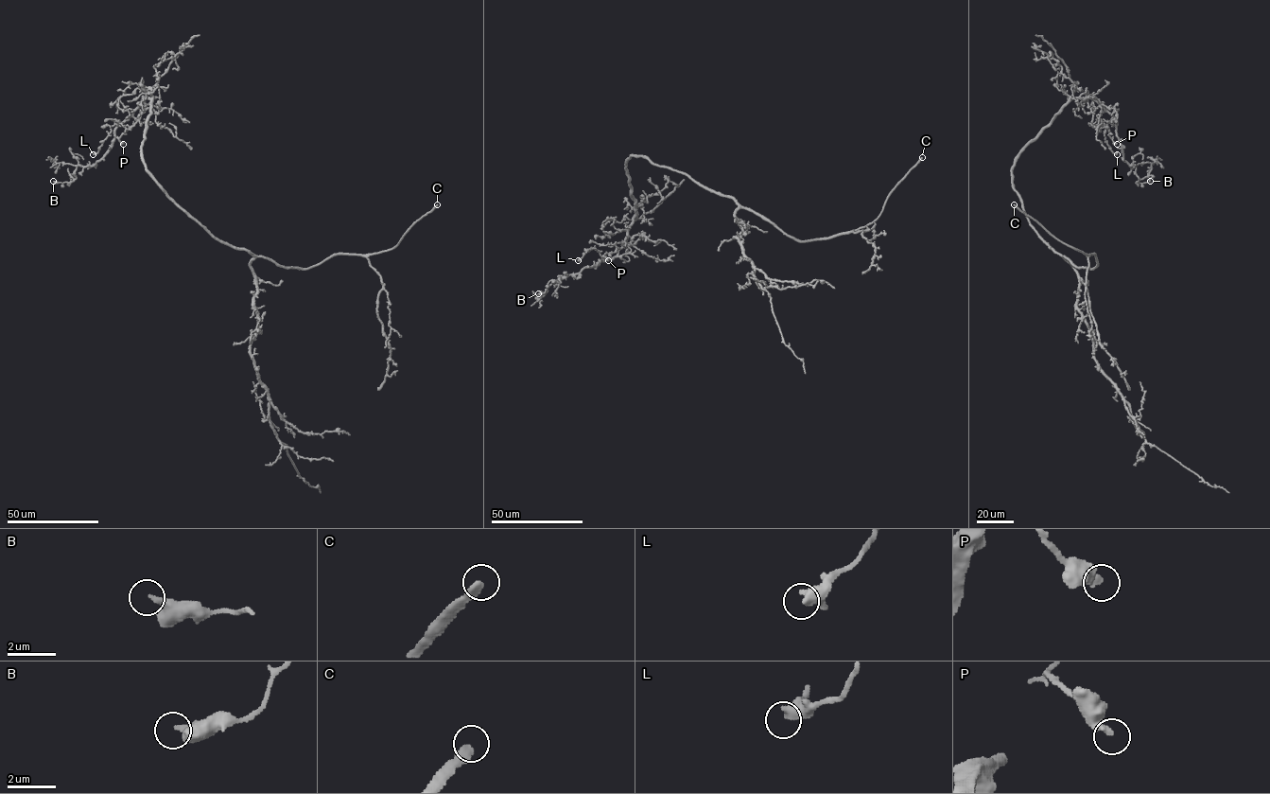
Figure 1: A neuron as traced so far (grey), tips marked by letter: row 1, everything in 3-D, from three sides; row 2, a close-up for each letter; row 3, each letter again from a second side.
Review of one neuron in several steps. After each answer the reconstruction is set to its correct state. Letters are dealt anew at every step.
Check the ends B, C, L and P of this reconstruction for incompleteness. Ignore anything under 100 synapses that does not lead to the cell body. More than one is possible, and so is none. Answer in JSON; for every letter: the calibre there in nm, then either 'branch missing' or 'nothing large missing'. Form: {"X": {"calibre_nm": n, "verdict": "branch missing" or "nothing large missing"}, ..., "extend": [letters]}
{"B": {"calibre_nm": 280, "verdict": "nothing large missing"}, "C": {"calibre_nm": 300, "verdict": "branch missing"}, "L": {"calibre_nm": 360, "verdict": "nothing large missing"}, "P": {"calibre_nm": 320, "verdict": "nothing large missing"}, "extend": ["C"]}

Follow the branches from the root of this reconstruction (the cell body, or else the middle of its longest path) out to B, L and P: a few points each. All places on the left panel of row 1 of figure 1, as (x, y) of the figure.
B: (217, 239), (146, 168), (148, 98), (94, 165), (78, 166), (73, 181), (53, 181)
L: (217, 239), (146, 168), (142, 142), (148, 98), (143, 97), (123, 121), (115, 121), (93, 154)
P: (217, 239), (146, 168), (142, 142), (148, 98), (142, 98), (146, 110), (118, 138), (123, 144)

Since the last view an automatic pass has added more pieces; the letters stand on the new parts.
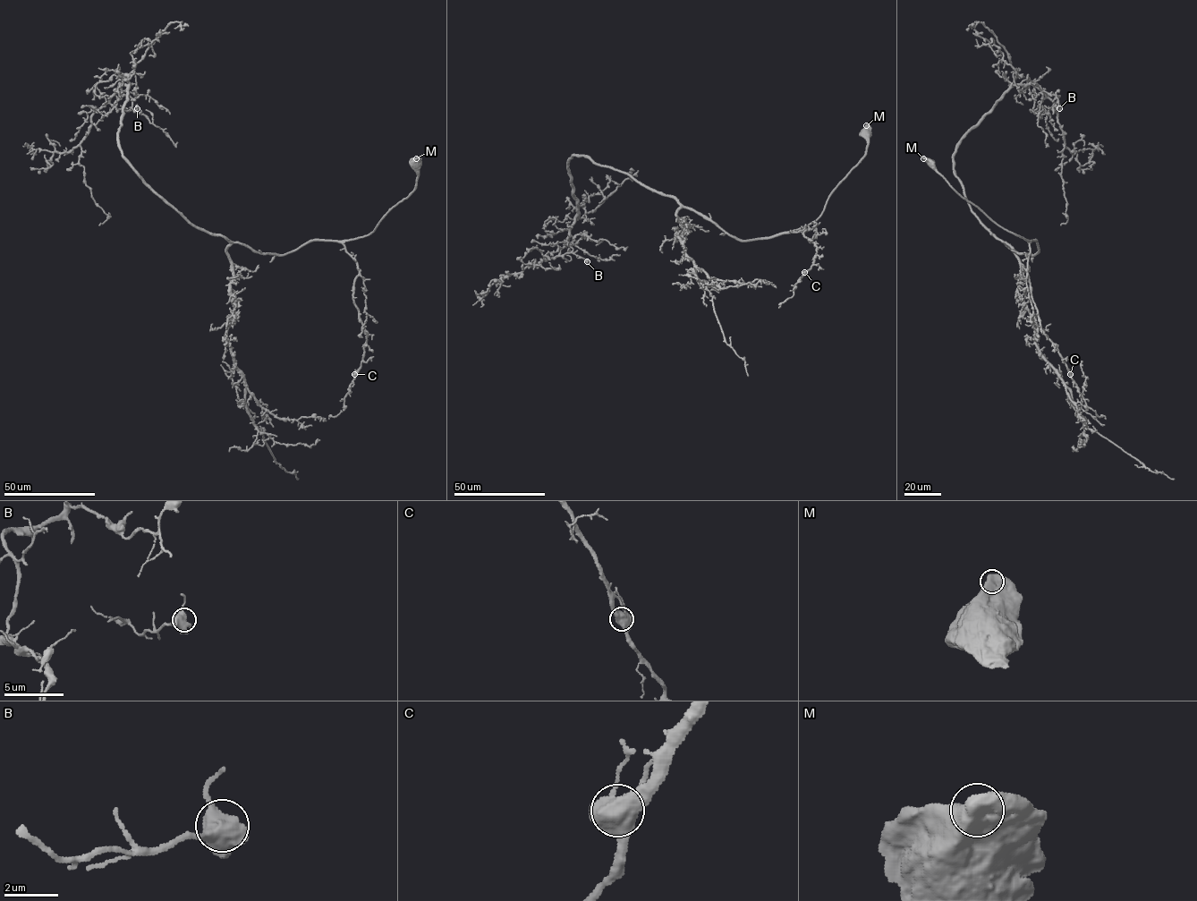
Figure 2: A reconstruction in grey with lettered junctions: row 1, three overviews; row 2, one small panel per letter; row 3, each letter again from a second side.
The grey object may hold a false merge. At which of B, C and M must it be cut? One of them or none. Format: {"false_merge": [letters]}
{"false_merge": []}

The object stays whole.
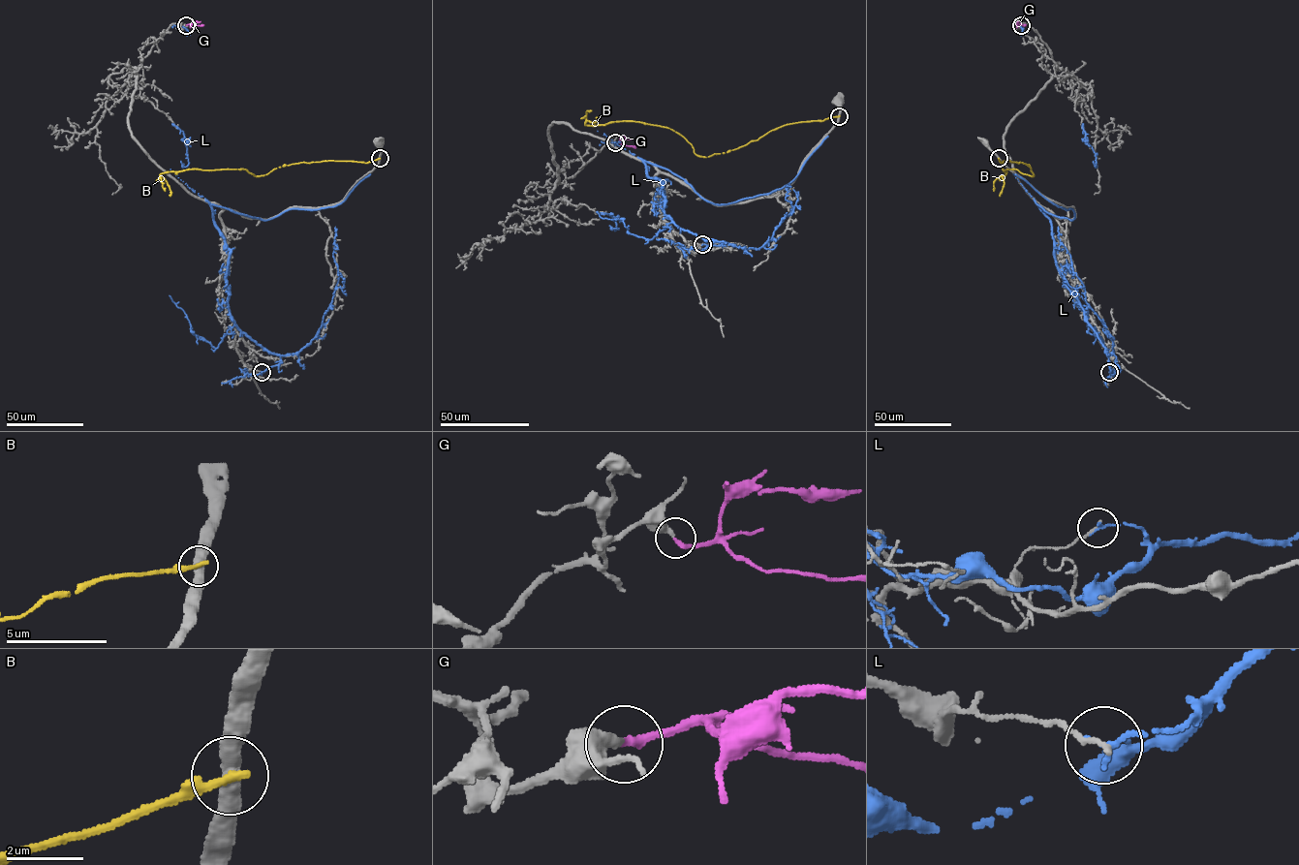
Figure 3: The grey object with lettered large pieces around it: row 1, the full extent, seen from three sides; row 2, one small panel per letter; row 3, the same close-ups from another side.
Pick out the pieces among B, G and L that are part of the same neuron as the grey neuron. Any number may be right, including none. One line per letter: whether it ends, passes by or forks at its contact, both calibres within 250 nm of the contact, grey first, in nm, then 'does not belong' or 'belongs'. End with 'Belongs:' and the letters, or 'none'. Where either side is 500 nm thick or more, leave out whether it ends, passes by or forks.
B: it ends there; 420 nm thick on the grey side, 280 nm on the other; does not belong
G: it ends there; 400 nm thick on the grey side, 240 nm on the other; belongs
L: it ends there; 140 nm thick on the grey side, 160 nm on the other; does not belong
Belongs: G

